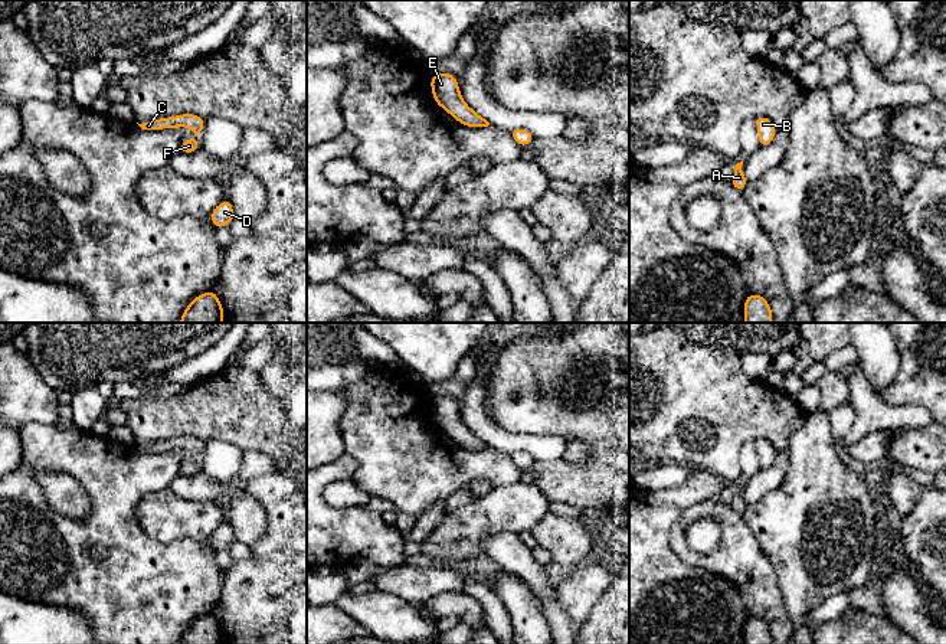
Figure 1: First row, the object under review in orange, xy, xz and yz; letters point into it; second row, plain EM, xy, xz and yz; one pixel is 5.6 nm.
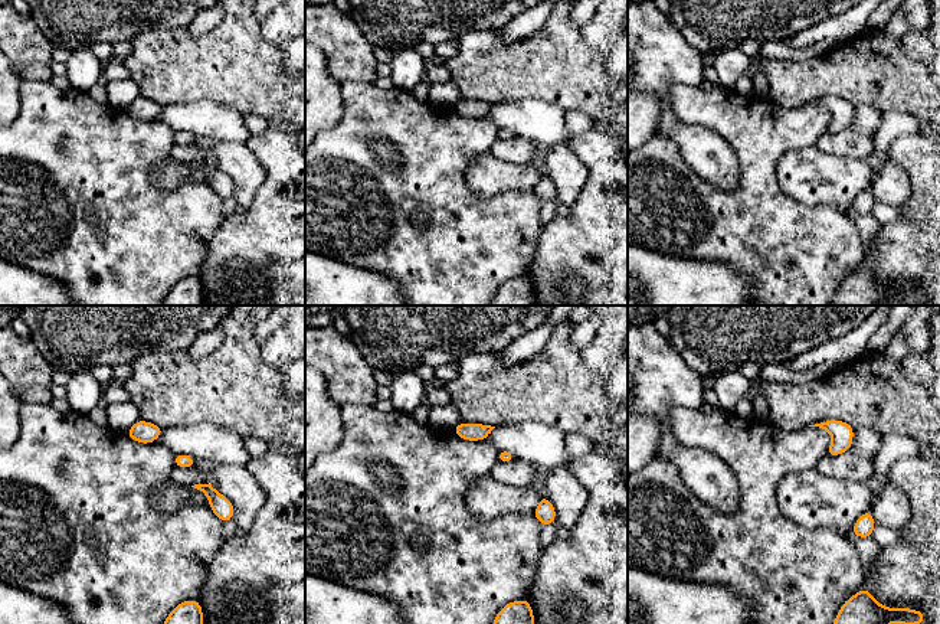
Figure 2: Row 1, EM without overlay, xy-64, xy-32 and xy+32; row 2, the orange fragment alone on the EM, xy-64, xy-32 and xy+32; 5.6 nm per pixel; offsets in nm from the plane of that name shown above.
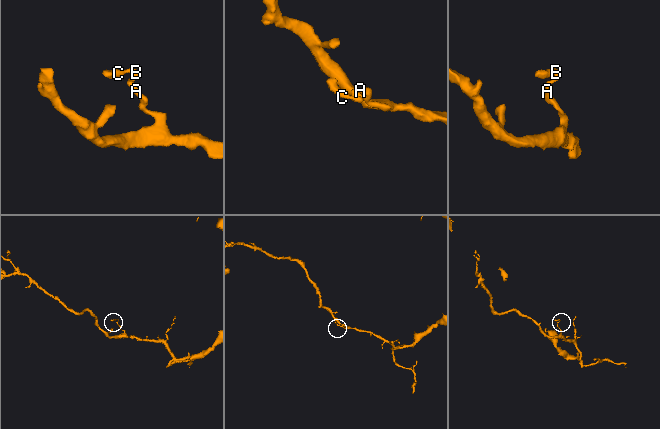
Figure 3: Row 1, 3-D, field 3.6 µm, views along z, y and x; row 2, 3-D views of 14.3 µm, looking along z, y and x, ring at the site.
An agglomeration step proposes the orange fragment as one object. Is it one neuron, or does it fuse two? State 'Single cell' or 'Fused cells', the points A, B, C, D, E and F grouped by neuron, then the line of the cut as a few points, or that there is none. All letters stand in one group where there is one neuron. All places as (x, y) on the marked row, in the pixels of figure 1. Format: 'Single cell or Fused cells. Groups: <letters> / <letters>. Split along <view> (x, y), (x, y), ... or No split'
Single cell. Groups: A B C D E F. No split

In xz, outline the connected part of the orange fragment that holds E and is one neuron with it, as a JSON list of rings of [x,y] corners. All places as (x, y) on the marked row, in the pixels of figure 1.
[[[454,73],[432,75],[431,88],[435,102],[462,125],[474,128],[490,125],[485,118],[467,105]]]

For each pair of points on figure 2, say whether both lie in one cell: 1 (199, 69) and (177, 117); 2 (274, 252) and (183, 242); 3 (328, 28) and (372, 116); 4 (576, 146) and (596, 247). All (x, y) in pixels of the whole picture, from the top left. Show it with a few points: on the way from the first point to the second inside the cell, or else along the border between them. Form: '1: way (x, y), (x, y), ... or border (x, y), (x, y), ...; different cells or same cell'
1: border (196, 101), (164, 105); different cells
2: border (225, 218), (209, 241), (208, 254), (196, 275); different cells
3: border (373, 82), (344, 81), (341, 84); different cells
4: way (596, 170), (596, 222); same cell

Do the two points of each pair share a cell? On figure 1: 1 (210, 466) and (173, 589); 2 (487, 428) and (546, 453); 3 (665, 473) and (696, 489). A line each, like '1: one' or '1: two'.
1: two
2: one
3: two

